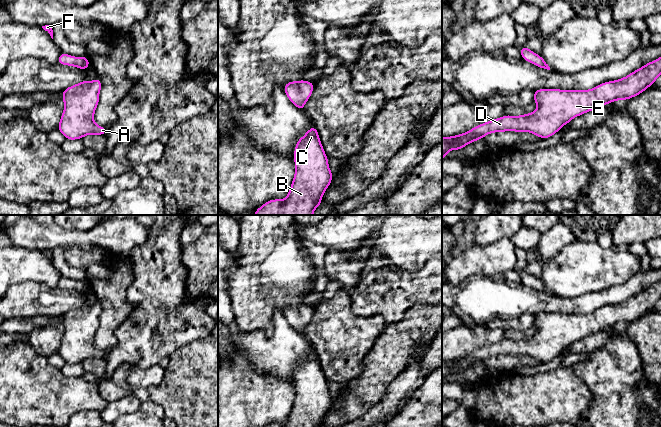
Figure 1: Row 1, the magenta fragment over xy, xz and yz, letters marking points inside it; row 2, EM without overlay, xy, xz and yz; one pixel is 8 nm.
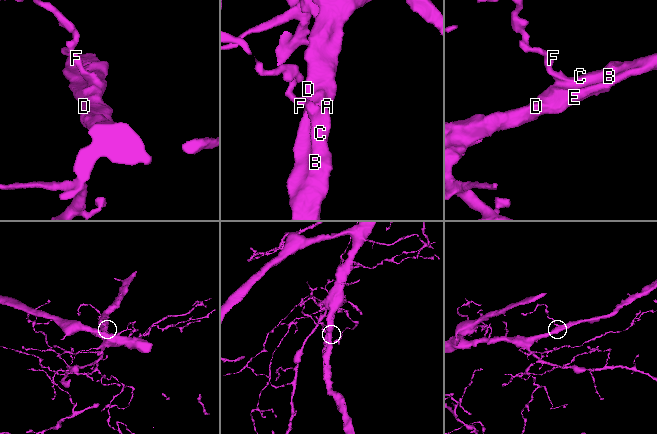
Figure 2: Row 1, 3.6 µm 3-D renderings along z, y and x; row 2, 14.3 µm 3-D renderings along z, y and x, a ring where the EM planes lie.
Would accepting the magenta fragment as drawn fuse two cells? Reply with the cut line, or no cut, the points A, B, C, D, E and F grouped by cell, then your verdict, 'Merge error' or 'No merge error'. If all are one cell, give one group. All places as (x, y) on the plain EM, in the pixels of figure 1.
No split. Groups: A B C D E F. No merge error

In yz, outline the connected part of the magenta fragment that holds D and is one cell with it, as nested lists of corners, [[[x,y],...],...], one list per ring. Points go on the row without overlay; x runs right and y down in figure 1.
[[[661,281],[619,304],[604,306],[589,314],[537,313],[537,333],[520,340],[505,339],[450,361],[442,360],[442,383],[450,374],[460,374],[495,356],[530,356],[547,363],[572,343],[618,324],[638,320],[661,299]]]

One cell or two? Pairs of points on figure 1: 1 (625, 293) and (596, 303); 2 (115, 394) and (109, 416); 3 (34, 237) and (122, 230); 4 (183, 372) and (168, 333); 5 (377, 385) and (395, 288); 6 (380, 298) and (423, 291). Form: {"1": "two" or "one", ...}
{"1": "one", "2": "two", "3": "one", "4": "two", "5": "two", "6": "one"}

